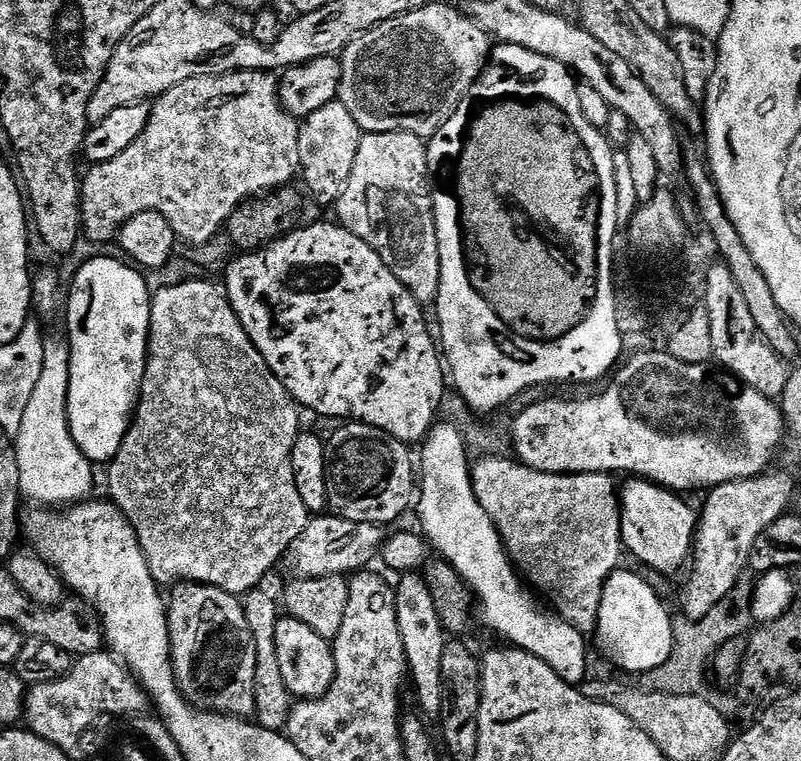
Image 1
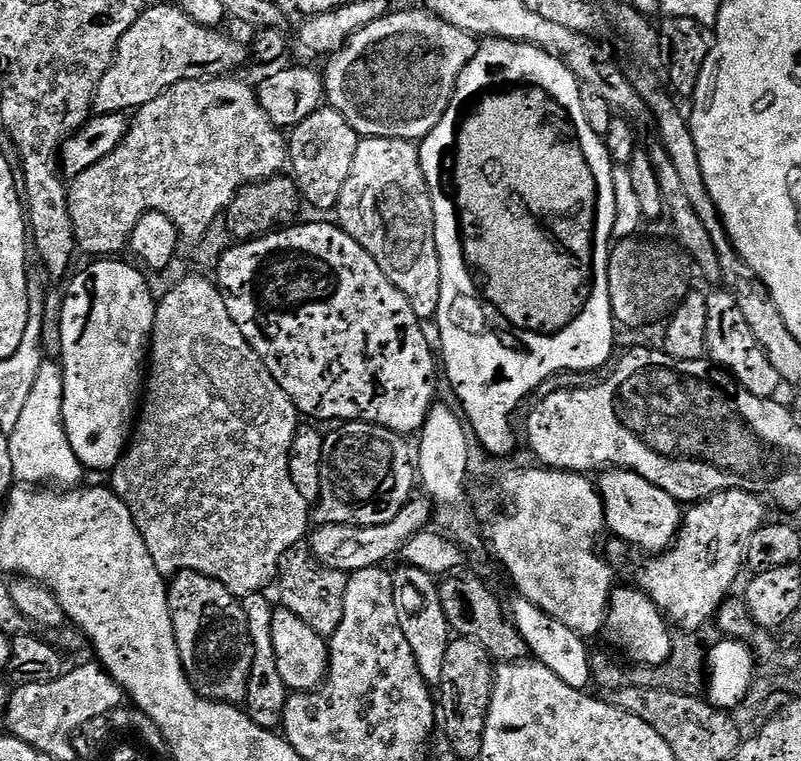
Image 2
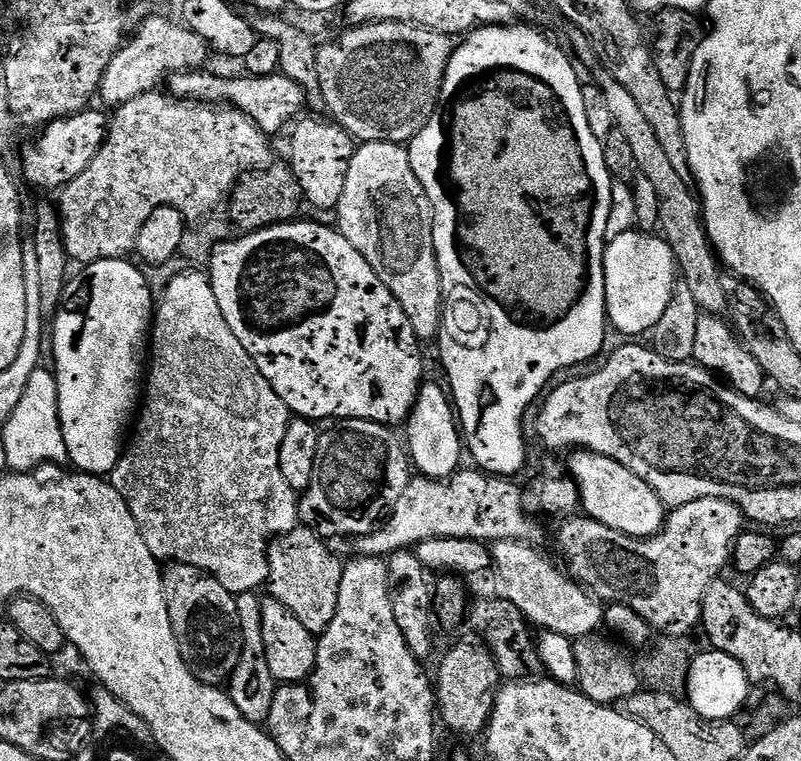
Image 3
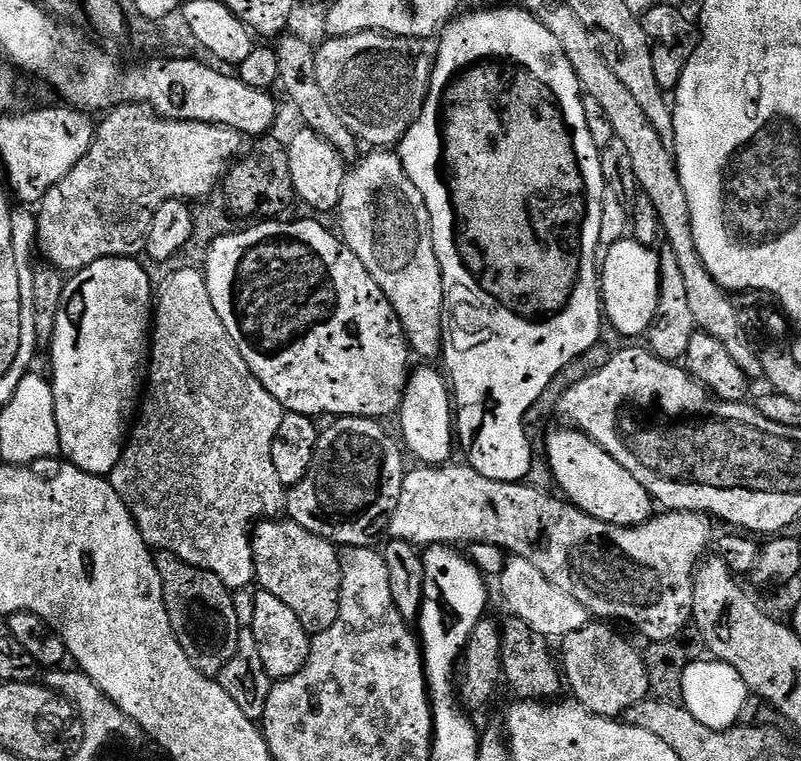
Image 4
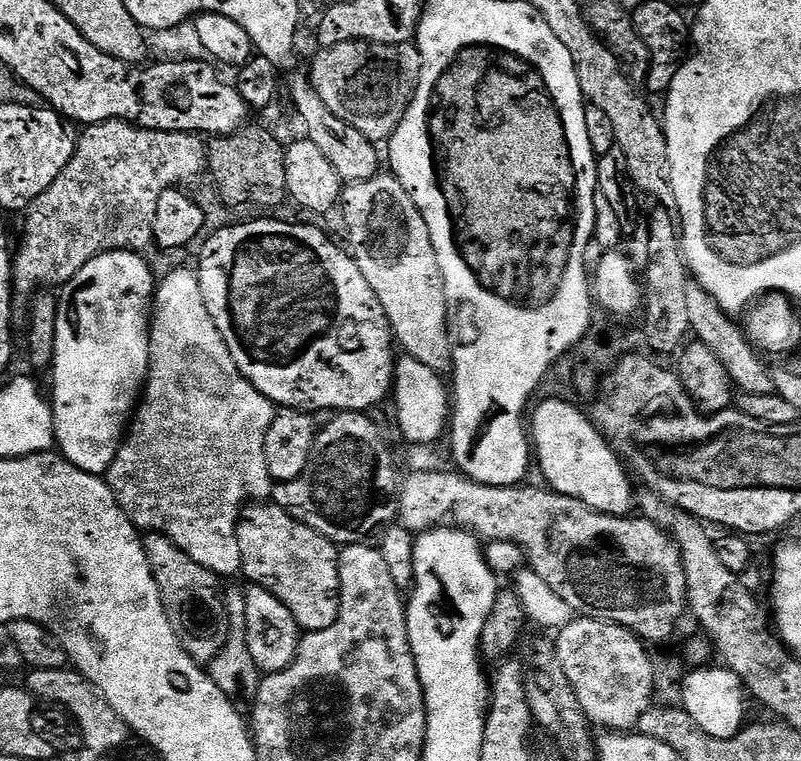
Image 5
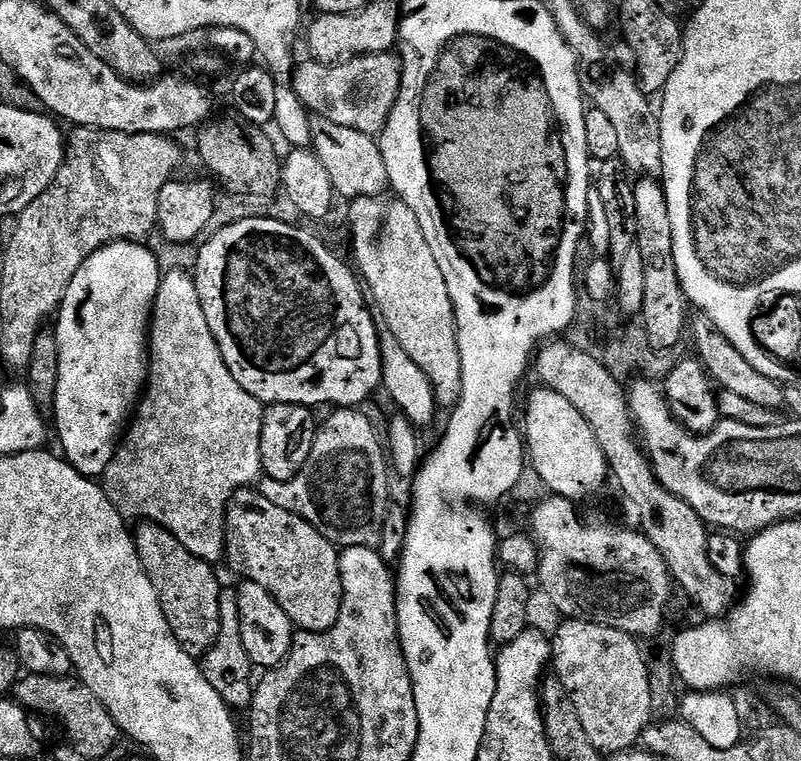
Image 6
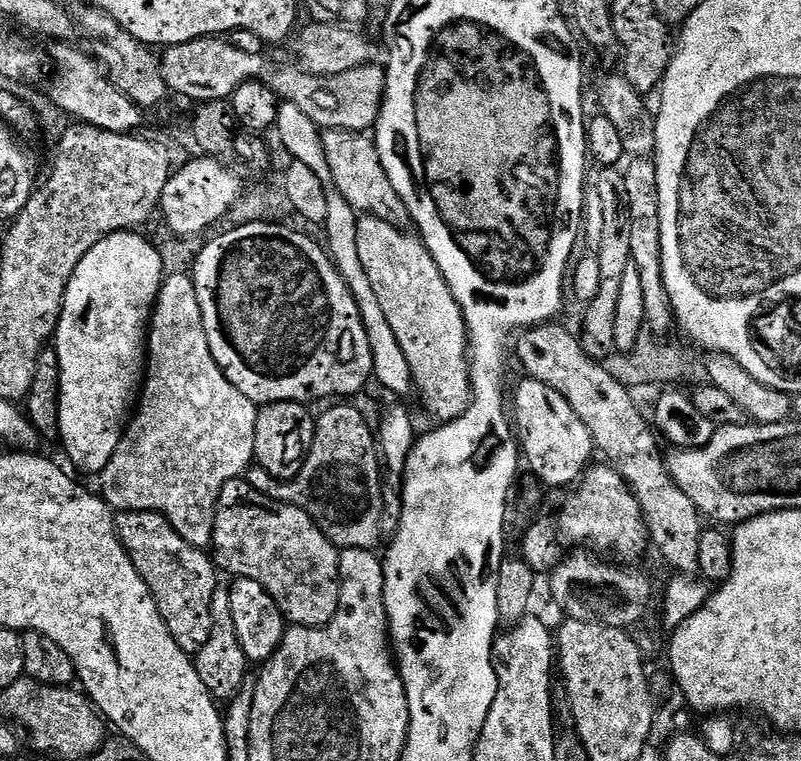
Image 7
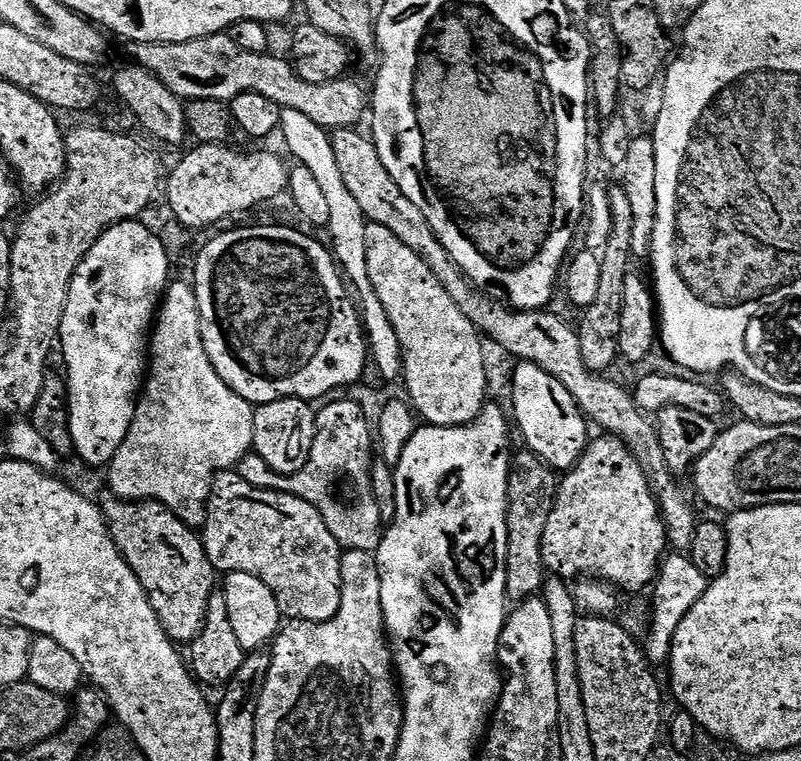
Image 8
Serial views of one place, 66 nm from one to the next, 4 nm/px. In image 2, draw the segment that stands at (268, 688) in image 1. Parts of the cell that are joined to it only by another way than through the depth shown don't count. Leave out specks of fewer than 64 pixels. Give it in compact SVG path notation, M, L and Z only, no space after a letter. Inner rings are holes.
M252 592L249 596L243 597L242 600L248 623L248 638L252 649L252 665L248 674L248 685L243 703L246 705L248 717L253 722L263 728L276 730L281 727L284 719L284 707L290 693L282 682L282 677L278 675L278 662L274 658L274 642L270 638L274 604L271 604L266 597L264 592Z

